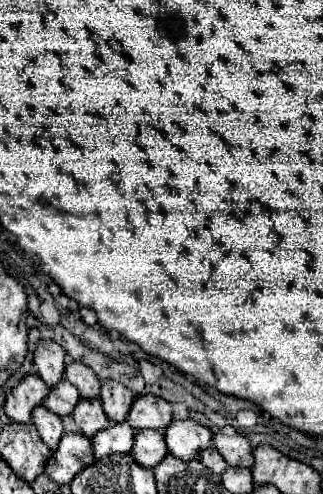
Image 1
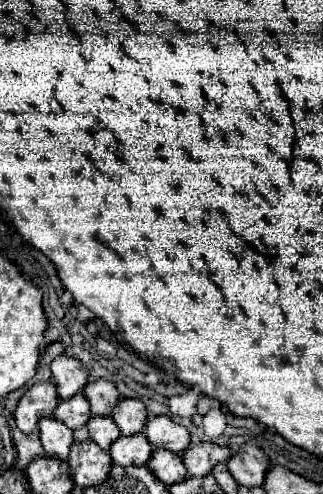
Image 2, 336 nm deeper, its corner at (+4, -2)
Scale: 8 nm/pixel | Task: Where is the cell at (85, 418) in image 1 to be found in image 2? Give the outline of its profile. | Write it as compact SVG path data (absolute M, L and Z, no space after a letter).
M92 416L86 428L90 432L90 440L94 440L102 450L108 450L108 446L120 438L120 430L110 416Z

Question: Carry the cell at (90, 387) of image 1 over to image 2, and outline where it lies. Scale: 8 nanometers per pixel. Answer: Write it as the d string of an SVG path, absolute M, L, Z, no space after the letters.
M104 378L88 382L86 388L84 388L84 396L90 402L92 414L104 414L104 416L110 416L116 402L120 400L116 386L112 382L104 380Z

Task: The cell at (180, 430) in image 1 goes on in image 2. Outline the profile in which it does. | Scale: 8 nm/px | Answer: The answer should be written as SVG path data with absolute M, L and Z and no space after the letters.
M198 442L190 444L186 452L182 454L184 466L188 470L188 476L202 478L206 476L218 462L226 462L230 458L230 448L226 446L216 446L210 442Z

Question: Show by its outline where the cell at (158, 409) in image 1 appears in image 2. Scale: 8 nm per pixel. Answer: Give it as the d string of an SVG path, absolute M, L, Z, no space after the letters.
M152 416L146 420L144 434L148 442L156 448L166 448L170 452L184 452L190 444L190 434L184 426L176 424L170 416Z

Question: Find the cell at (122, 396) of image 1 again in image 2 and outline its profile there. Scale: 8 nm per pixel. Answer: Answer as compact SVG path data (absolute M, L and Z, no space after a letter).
M134 398L118 400L118 408L114 408L114 412L112 412L112 418L114 418L116 426L126 436L142 432L146 416L148 416L146 406L140 400L134 400Z

